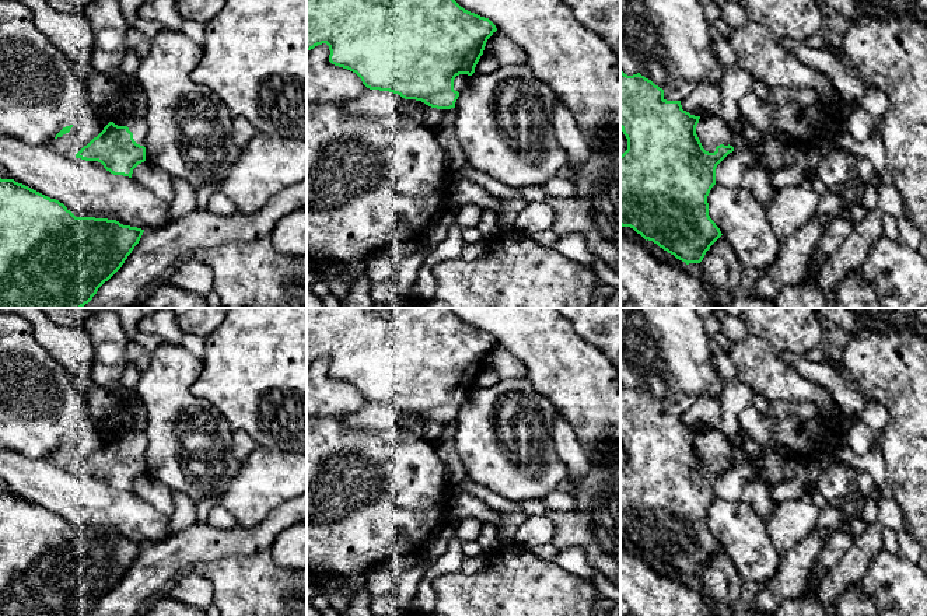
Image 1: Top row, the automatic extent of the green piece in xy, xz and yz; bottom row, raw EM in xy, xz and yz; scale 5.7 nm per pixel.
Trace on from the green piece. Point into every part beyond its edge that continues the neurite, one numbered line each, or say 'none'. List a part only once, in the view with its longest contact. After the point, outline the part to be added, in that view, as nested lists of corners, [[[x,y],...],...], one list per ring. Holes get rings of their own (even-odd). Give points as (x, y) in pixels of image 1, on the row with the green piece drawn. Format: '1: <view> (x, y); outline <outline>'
1: yz (712, 130); outline [[[702,115],[696,126],[696,134],[709,153],[714,153],[720,144],[734,147],[730,126],[718,115]]]

